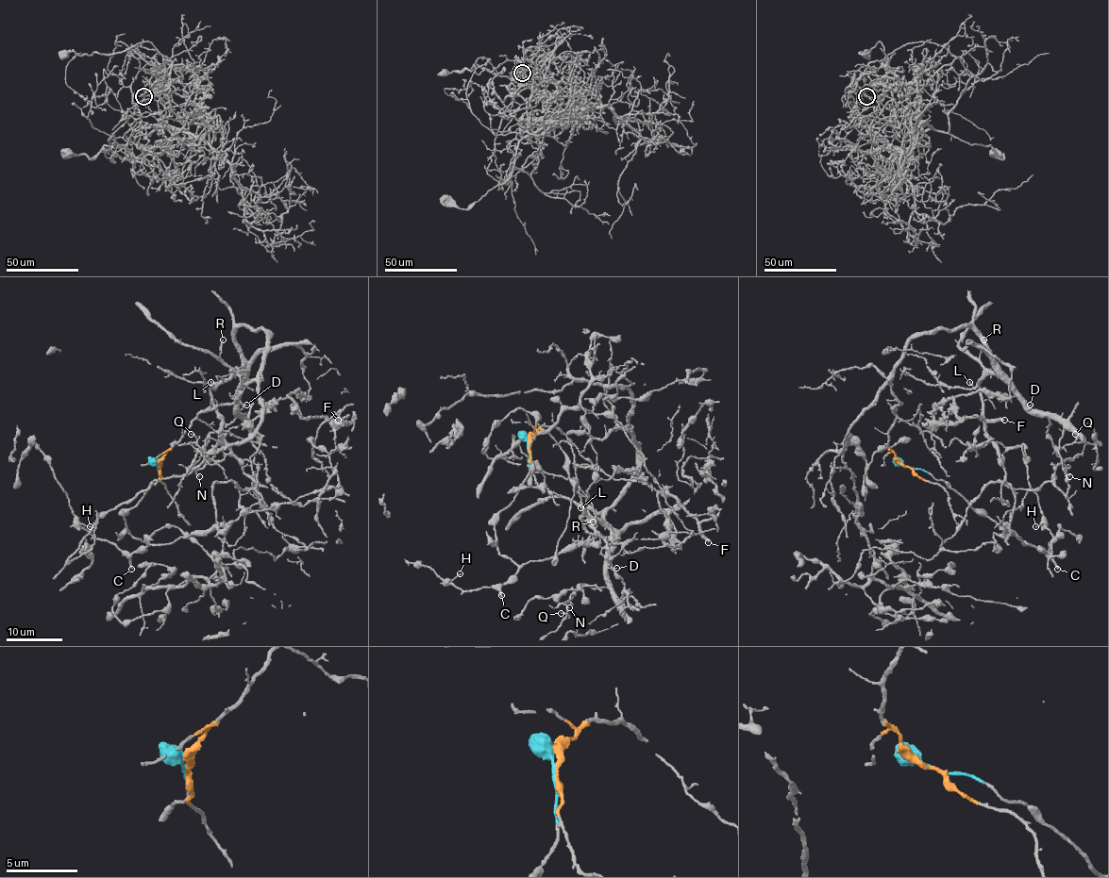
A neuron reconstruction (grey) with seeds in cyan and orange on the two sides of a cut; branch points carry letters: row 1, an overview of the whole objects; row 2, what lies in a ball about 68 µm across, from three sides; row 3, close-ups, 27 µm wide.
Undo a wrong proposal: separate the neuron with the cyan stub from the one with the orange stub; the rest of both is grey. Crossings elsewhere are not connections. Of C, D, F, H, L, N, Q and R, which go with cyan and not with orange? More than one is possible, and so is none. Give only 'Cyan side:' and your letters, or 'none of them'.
Cyan side: C, H

